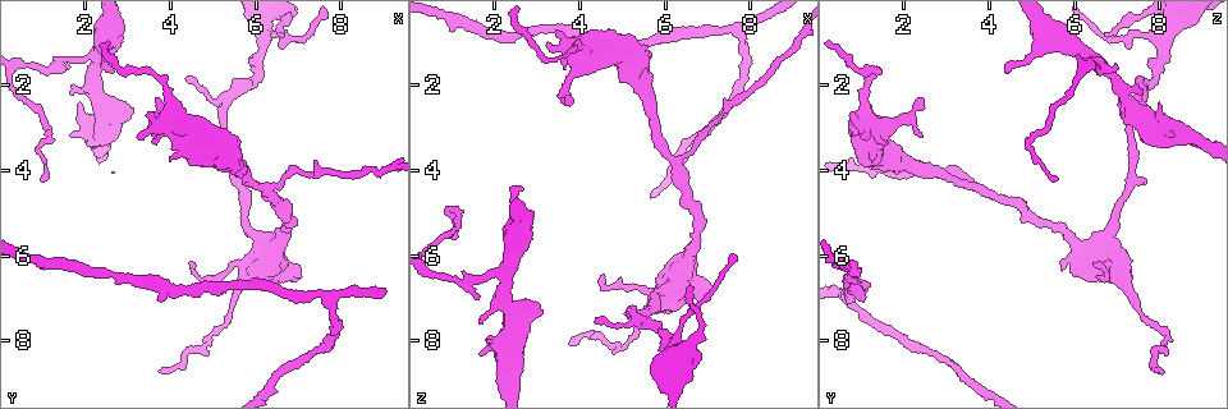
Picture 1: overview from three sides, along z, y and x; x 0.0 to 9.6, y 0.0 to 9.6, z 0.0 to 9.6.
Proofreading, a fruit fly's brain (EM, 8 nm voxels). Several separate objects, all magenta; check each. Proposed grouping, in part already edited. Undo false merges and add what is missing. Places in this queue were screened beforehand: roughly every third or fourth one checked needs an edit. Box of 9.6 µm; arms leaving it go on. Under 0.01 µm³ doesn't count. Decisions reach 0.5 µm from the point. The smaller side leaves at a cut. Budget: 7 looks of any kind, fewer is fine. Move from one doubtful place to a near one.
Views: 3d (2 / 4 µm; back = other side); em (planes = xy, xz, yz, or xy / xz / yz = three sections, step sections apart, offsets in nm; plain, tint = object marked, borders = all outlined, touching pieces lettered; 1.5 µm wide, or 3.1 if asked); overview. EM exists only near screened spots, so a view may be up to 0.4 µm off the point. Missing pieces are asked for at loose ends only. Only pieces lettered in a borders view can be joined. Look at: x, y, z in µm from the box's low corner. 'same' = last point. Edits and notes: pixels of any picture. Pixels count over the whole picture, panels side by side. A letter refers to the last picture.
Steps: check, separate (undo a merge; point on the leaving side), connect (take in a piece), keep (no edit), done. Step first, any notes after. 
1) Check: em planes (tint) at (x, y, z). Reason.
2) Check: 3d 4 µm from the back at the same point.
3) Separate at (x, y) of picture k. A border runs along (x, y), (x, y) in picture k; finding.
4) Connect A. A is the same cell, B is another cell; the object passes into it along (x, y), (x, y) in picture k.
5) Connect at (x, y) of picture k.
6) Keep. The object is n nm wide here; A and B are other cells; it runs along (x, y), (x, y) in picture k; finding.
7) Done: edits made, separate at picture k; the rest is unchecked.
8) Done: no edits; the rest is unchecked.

Check: 3d 2 µm at (6.70, 0.80, 6.80). An open end.

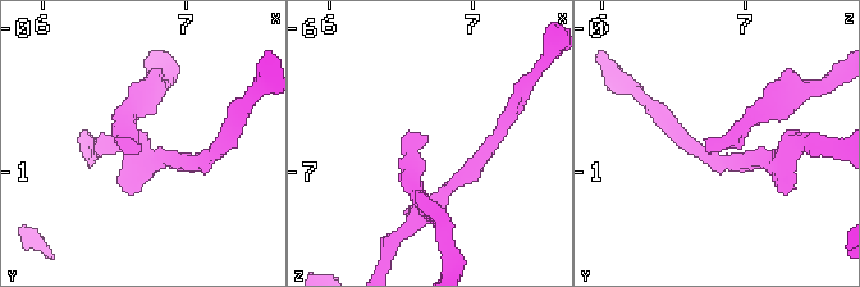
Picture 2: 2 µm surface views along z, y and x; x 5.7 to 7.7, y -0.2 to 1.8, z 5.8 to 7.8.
Check: em planes (tint) at (6.68, 0.84, 6.74).

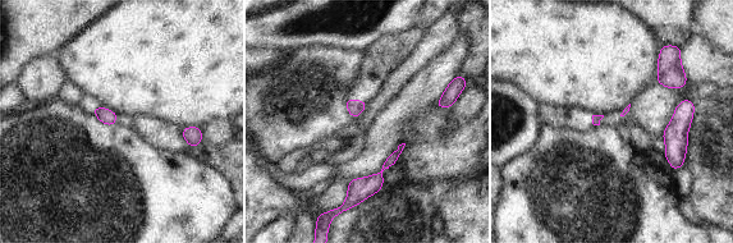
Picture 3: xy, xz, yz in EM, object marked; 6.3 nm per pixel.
Check: em planes (borders) at the same point. What lies round it.

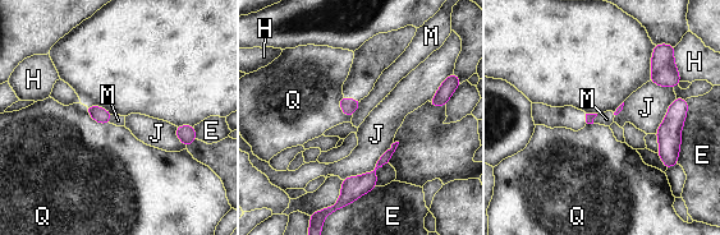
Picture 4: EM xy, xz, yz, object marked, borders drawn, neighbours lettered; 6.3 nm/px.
Keep. E, H, J, M and Q are other cells; a border runs along (361, 101), (352, 114) in picture 4; none of them fits.

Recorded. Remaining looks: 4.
Check: em planes (borders) at (2.70, 1.60, 4.40). Tapers out.

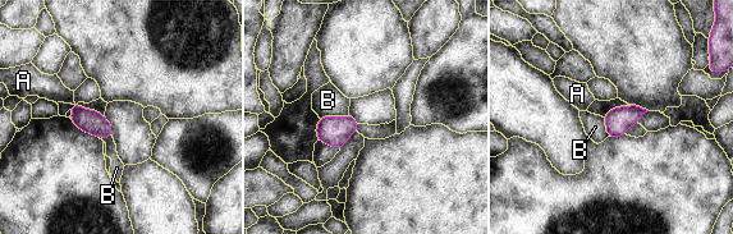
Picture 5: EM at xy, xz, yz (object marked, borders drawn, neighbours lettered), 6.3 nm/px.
Keep. The longest contact is with B, 190 nm; A and B are other cells; no lettered piece goes on from it.

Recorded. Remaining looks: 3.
Check: em xz step 4 (borders) at (3.00, 2.55, 7.45). Thick end.

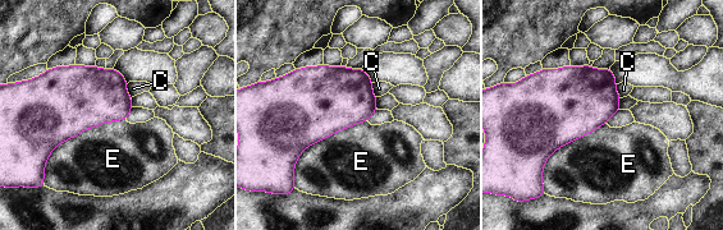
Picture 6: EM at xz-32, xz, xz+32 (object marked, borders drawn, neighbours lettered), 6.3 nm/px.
Keep. C and E are other cells; a border runs along (126, 119), (59, 143), (42, 178) in picture 6; no lettered piece goes on from it.

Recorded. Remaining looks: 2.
Done: no edits; the rest is unchecked.

